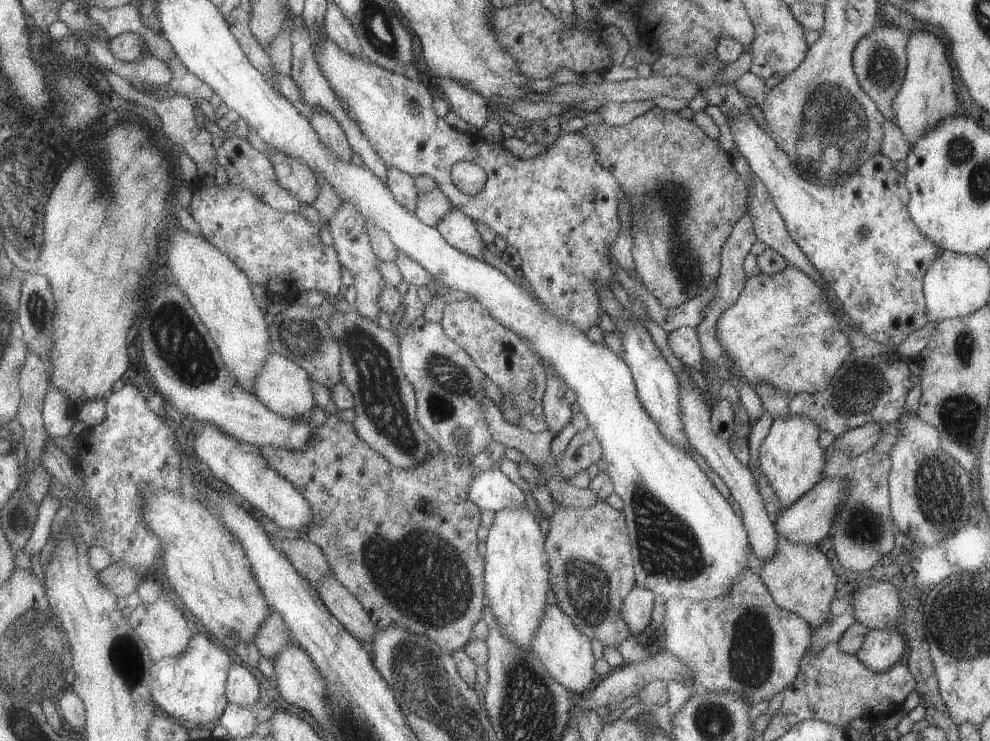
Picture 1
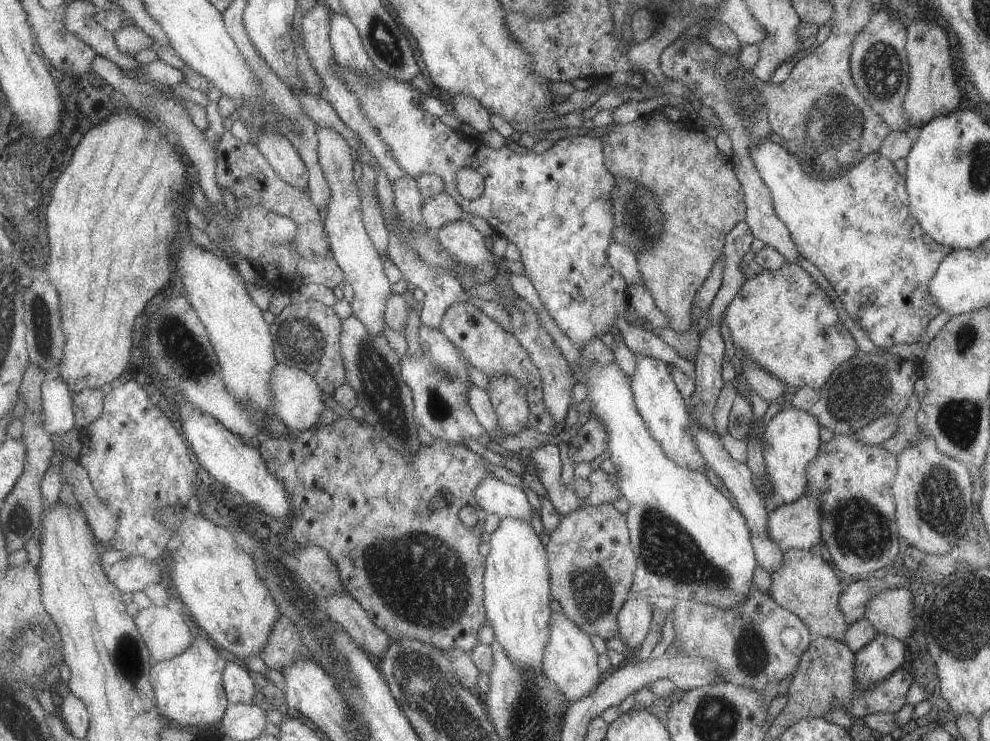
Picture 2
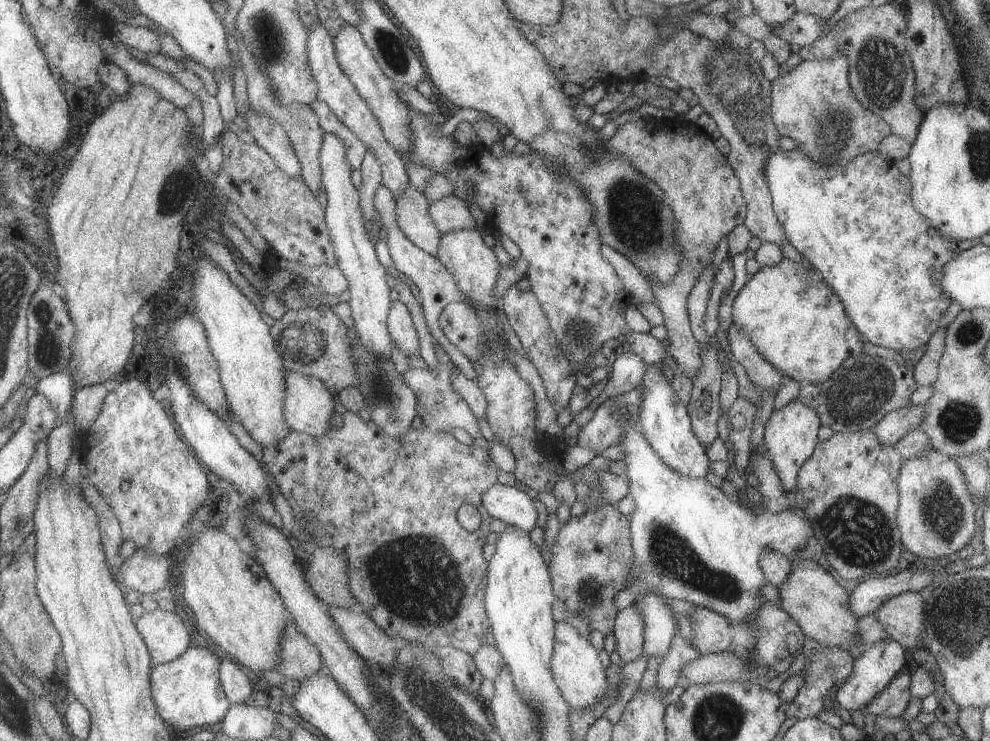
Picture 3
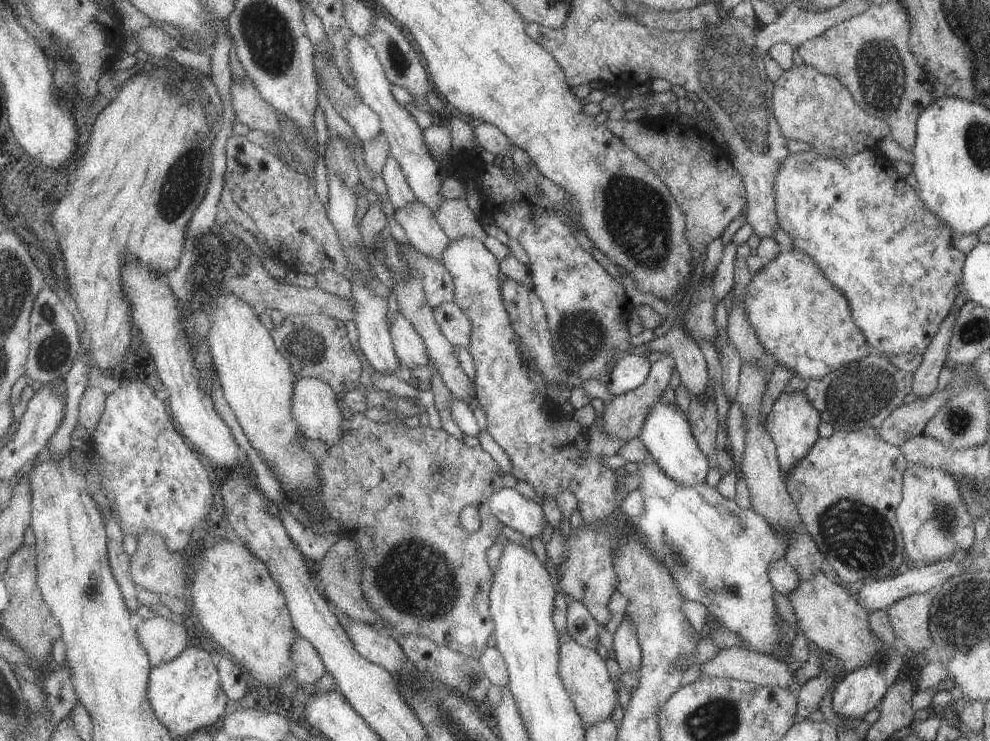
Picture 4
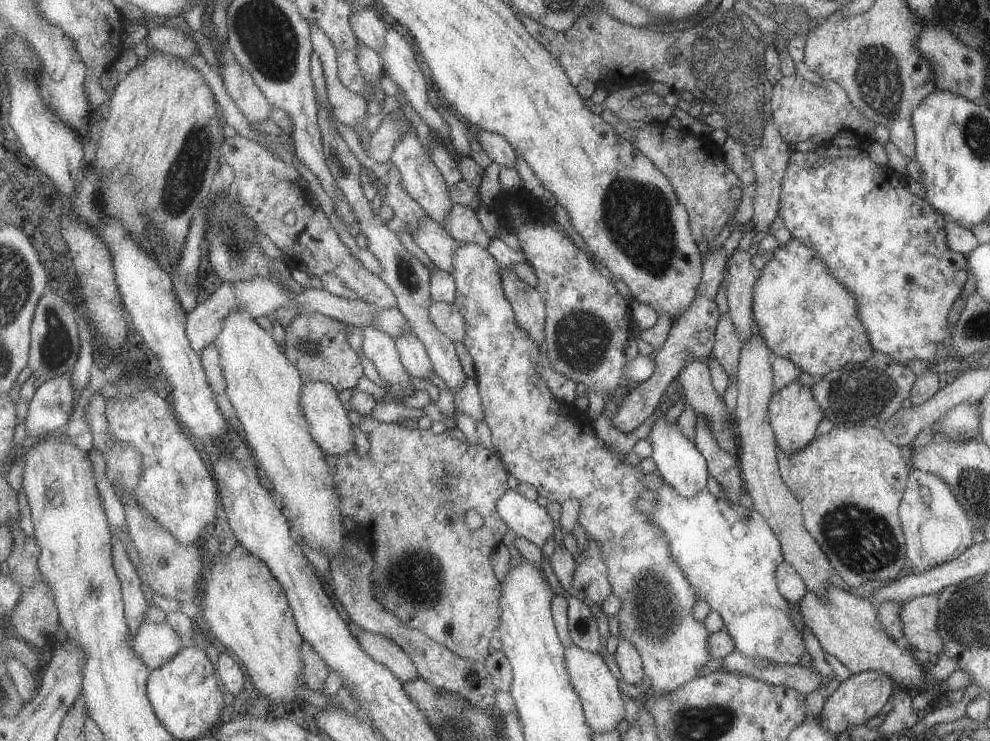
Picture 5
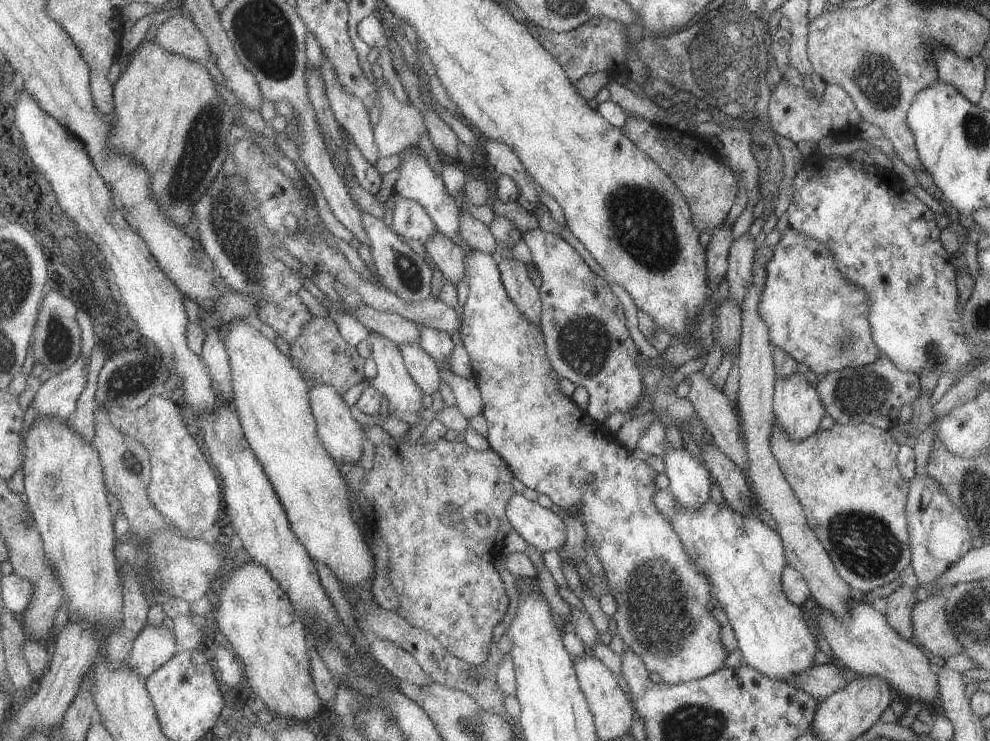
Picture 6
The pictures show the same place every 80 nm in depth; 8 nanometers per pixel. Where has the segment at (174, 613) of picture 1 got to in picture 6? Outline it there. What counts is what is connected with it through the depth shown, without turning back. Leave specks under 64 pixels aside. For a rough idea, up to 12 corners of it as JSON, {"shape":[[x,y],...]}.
{"shape":[[146,624],[126,664],[145,680],[177,651],[169,627]]}

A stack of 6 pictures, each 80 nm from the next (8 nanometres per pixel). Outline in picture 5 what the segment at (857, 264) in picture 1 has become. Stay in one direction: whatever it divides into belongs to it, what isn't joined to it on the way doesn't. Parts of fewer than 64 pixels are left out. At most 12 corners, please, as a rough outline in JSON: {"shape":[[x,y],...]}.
{"shape":[[794,150],[778,214],[872,350],[960,356],[943,218],[867,156]]}

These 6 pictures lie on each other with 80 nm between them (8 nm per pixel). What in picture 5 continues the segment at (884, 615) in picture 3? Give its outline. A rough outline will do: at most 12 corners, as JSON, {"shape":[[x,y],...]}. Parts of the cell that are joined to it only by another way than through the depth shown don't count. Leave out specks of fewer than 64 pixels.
{"shape":[[938,593],[900,605],[909,647],[942,654]]}

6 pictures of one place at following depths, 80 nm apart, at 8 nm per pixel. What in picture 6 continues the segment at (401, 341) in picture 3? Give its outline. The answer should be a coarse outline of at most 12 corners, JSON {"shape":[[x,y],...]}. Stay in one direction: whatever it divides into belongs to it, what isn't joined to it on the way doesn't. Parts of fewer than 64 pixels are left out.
{"shape":[[396,345],[412,380],[424,395],[437,392],[435,362],[418,346]]}

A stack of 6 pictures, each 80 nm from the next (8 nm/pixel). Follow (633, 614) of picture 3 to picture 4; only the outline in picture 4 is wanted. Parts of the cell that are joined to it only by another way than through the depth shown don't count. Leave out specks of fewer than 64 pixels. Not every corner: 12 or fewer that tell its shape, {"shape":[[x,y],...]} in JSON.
{"shape":[[625,616],[612,635],[621,673],[639,674],[640,648]]}

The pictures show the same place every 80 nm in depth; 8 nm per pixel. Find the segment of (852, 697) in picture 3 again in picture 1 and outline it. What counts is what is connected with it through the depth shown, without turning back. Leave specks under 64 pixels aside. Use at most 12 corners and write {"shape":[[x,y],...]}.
{"shape":[[898,626],[868,630],[854,655],[871,672],[901,661]]}

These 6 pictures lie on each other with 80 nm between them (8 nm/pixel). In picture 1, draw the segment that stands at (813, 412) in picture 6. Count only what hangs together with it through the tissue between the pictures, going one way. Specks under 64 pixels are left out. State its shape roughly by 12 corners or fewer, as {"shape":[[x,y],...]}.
{"shape":[[774,418],[758,465],[782,508],[823,477],[809,418]]}

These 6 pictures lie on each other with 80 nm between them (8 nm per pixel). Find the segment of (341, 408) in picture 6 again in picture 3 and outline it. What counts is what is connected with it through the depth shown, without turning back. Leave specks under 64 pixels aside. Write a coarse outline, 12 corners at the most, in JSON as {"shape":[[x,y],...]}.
{"shape":[[284,370],[282,415],[295,433],[331,428],[339,409],[318,378]]}

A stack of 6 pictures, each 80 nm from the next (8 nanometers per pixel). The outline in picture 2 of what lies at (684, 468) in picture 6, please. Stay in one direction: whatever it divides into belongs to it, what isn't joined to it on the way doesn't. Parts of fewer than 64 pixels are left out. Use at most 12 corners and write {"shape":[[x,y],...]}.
{"shape":[[634,355],[634,407],[679,466],[706,465],[667,364]]}

